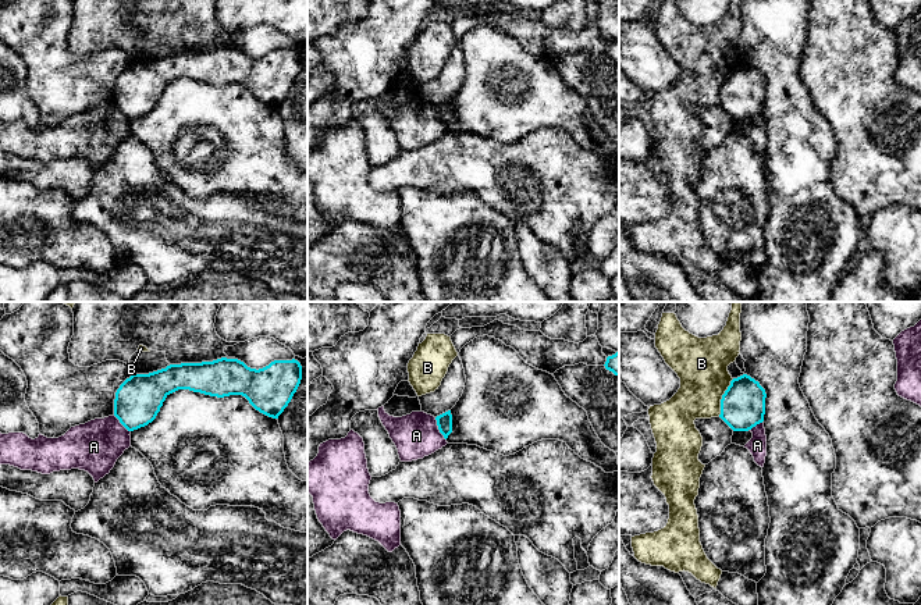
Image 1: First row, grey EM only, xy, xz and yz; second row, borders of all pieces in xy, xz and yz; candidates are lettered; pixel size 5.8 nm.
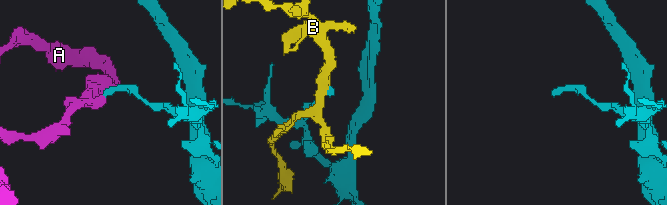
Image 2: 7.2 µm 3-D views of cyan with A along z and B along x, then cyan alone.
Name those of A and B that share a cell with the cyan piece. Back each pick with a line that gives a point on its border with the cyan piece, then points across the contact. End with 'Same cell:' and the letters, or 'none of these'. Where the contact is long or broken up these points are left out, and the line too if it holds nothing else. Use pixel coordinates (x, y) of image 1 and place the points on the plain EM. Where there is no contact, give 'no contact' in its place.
Same cell: none of these

